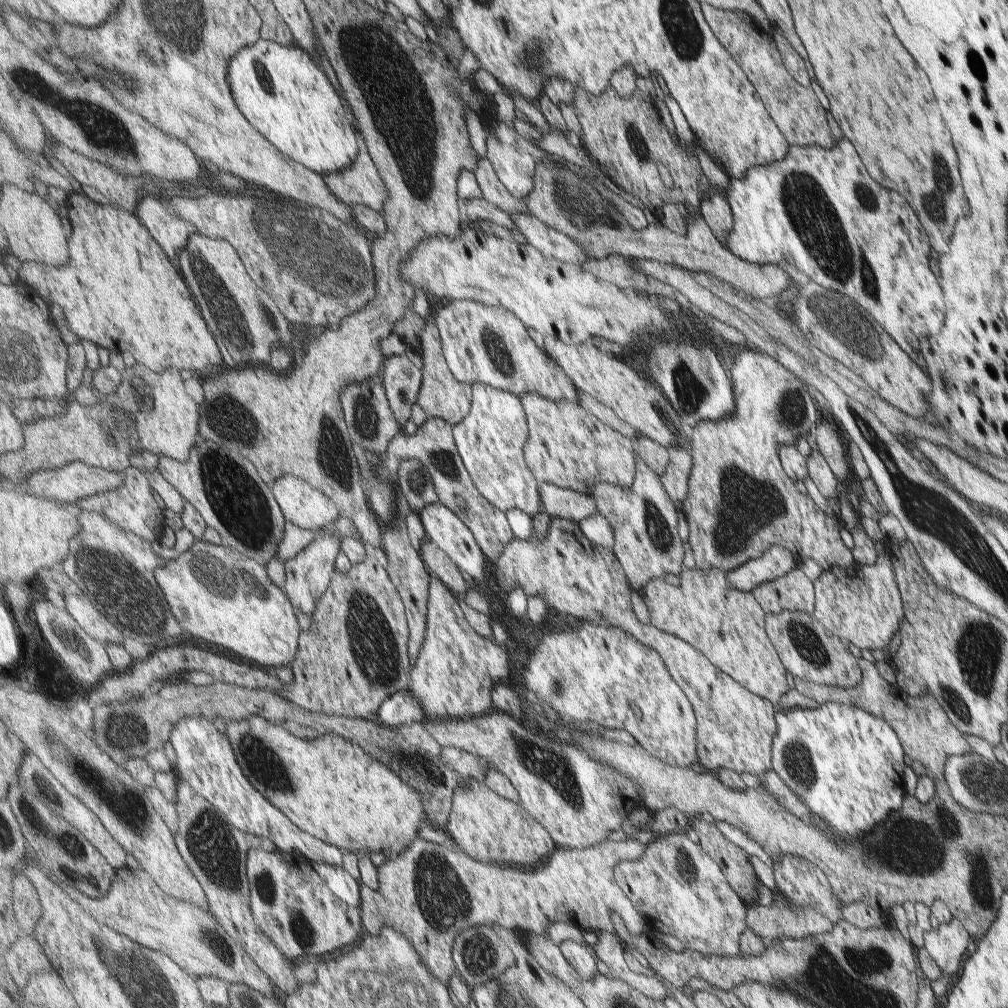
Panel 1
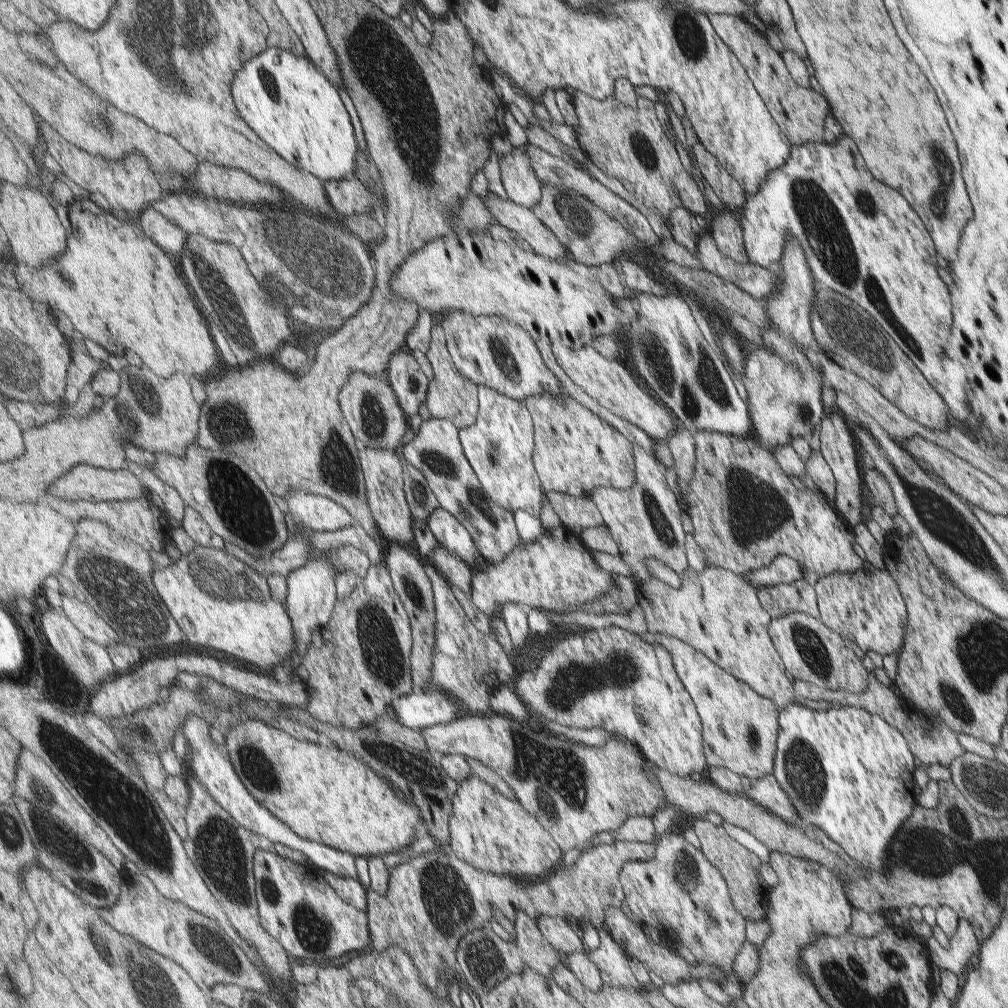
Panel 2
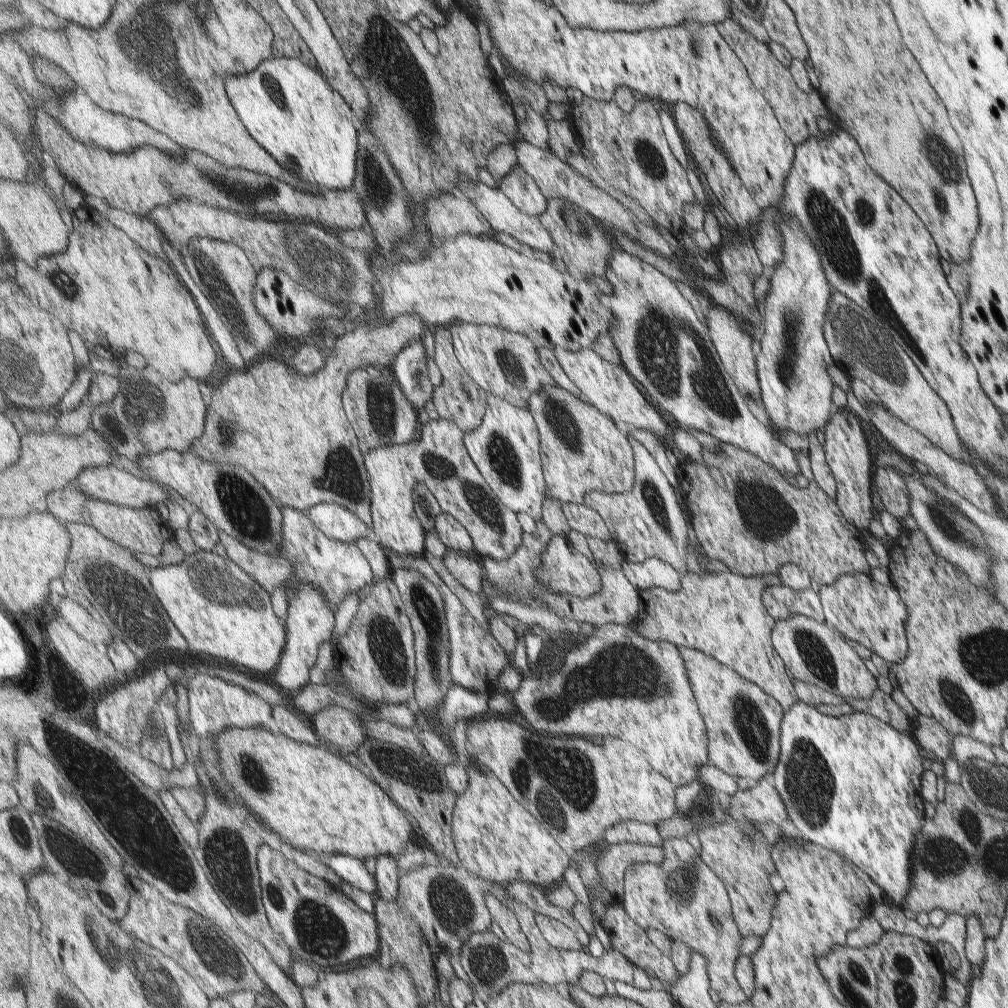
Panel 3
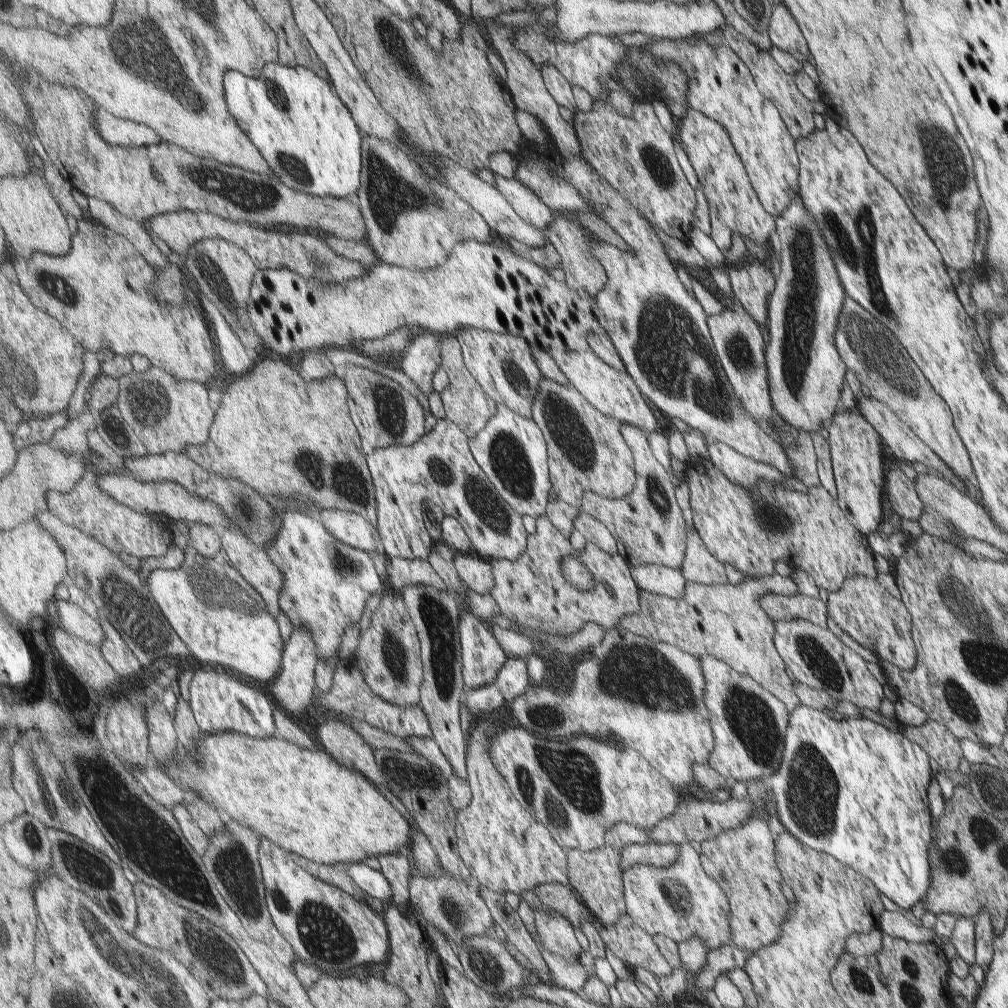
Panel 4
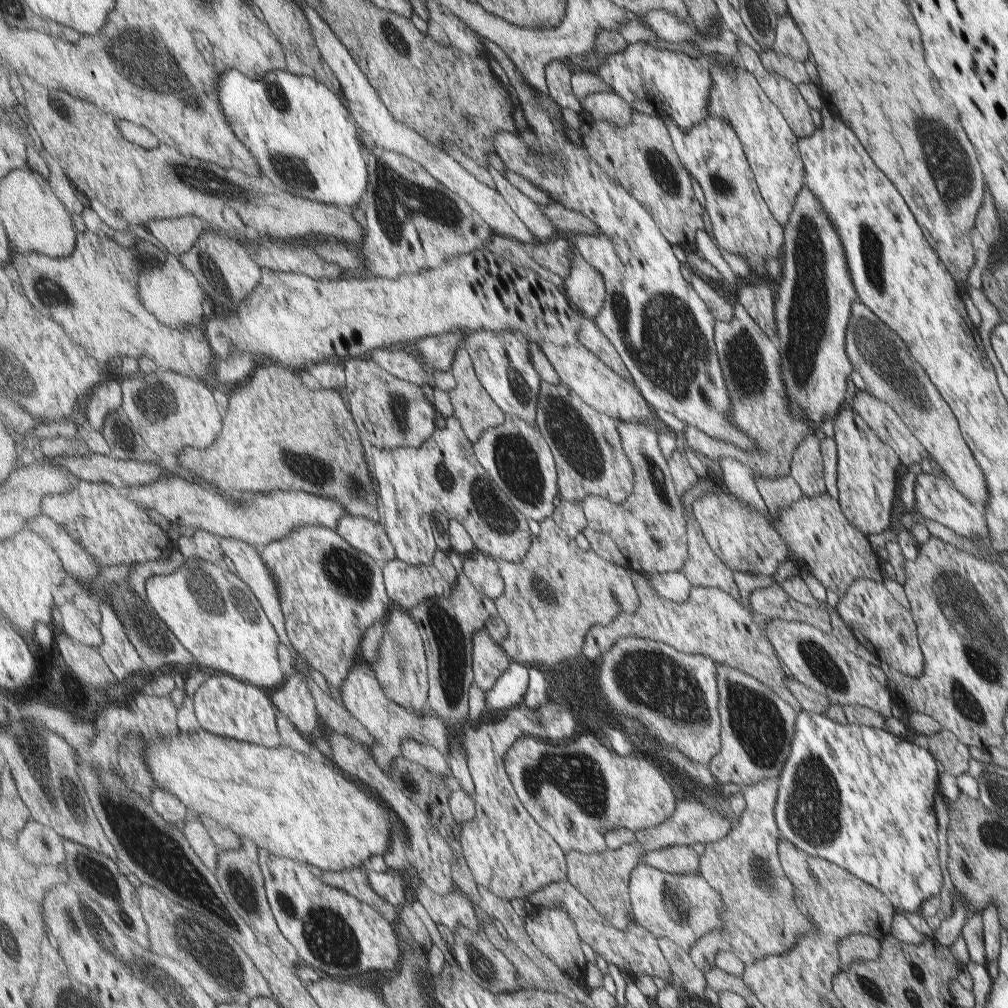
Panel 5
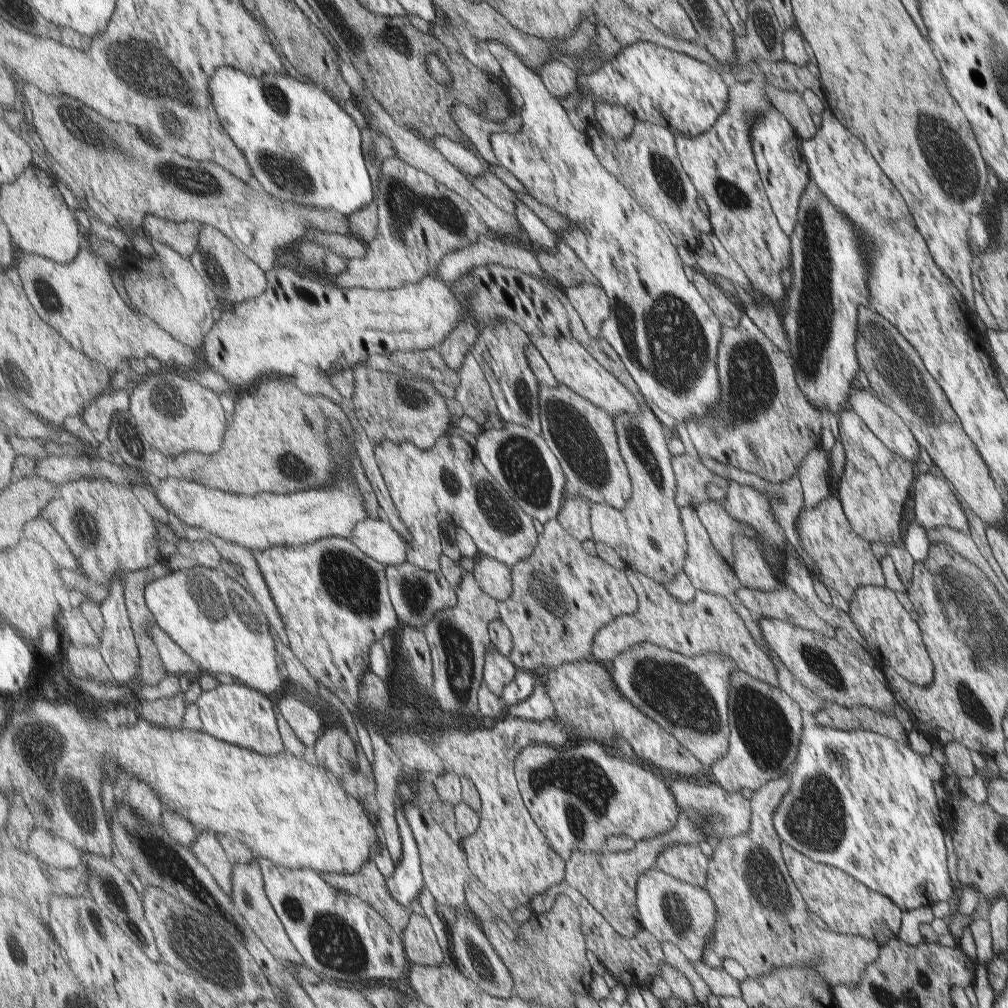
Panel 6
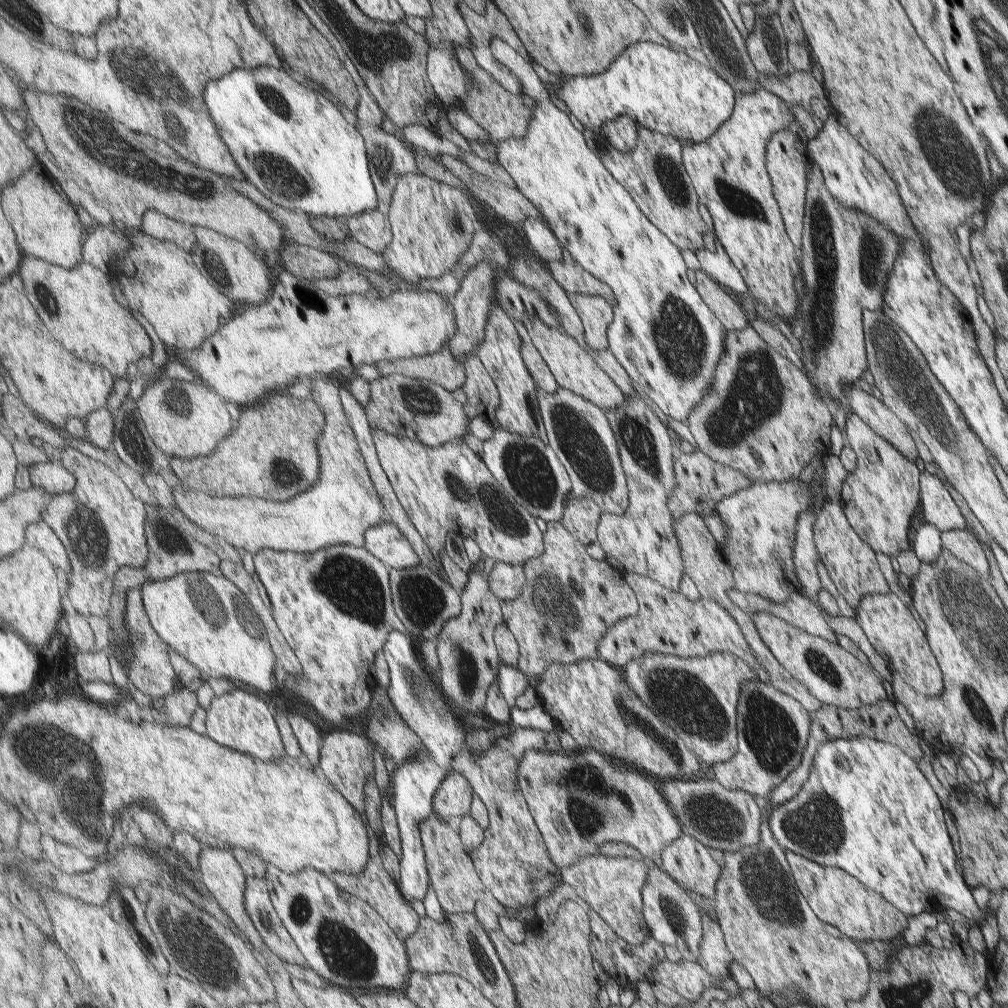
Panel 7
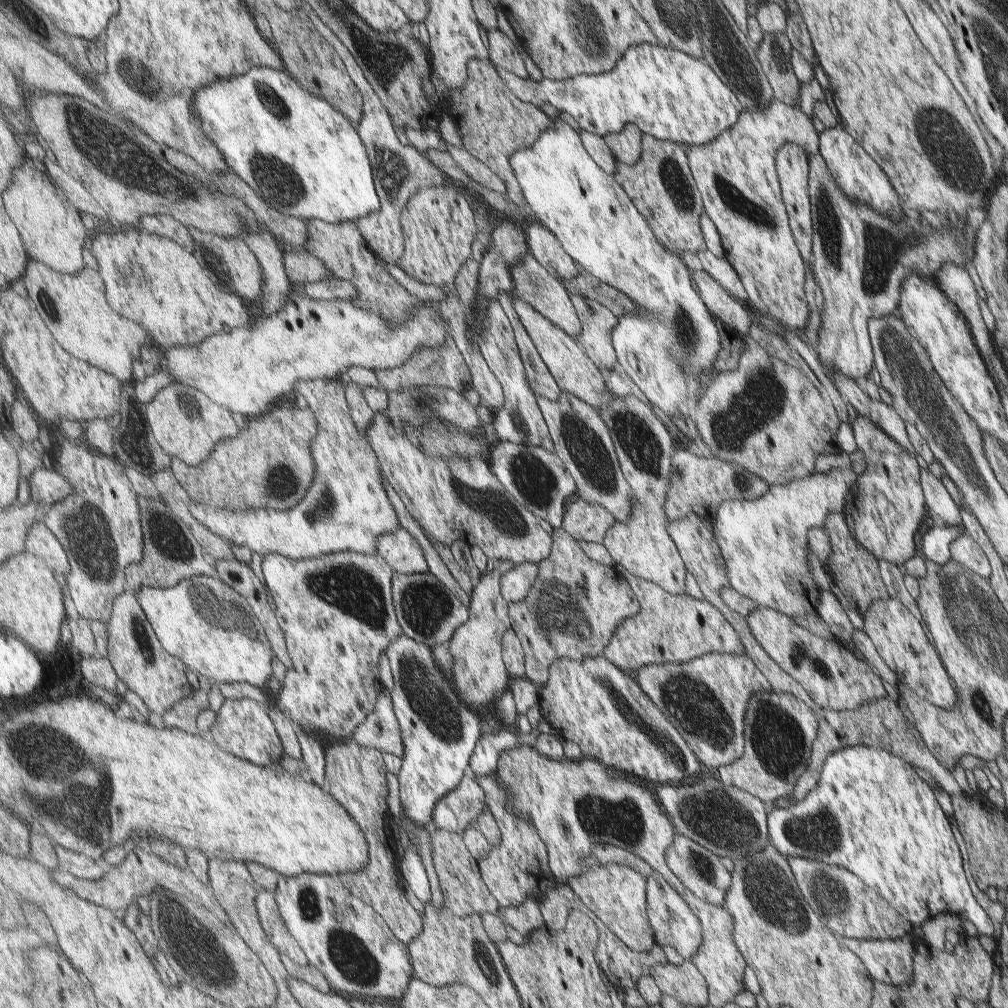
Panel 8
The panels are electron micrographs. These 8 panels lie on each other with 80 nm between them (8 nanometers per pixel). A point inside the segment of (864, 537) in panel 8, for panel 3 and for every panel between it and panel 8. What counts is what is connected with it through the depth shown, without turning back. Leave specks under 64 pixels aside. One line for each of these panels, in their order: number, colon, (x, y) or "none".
3: (845, 450)
4: (855, 455)
5: (865, 472)
6: (875, 482)
7: (878, 497)

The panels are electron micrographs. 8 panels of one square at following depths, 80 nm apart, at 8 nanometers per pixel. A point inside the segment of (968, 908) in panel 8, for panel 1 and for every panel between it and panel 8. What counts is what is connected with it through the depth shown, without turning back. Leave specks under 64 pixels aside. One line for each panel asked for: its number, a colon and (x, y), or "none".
1: (844, 764)
2: (847, 772)
3: (850, 784)
4: (851, 788)
5: (853, 795)
6: (857, 801)
7: (865, 808)

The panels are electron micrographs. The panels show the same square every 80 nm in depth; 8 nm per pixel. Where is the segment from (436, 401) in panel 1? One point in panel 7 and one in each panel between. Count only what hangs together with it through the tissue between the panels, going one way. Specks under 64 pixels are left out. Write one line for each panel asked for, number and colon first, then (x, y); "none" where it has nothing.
2: (451, 396)
3: (460, 399)
4: (465, 402)
5: (472, 405)
6: (474, 394)
7: (482, 392)

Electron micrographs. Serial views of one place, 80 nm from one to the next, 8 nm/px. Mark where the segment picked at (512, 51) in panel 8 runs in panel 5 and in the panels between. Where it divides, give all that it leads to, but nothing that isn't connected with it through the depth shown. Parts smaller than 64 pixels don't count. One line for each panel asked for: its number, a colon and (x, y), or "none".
5: (665, 335)
6: (667, 336)
7: (668, 342)

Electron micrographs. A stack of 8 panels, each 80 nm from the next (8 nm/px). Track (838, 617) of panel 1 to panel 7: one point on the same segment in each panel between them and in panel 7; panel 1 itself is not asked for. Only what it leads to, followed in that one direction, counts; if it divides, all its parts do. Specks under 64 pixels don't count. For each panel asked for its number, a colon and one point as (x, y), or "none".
2: (866, 608)
3: (858, 608)
4: (865, 611)
5: (880, 624)
6: (881, 620)
7: (892, 631)

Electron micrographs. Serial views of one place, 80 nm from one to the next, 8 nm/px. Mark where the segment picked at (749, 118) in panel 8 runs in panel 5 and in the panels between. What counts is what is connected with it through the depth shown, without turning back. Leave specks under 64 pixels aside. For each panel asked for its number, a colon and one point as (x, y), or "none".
5: (710, 151)
6: (720, 164)
7: (728, 171)

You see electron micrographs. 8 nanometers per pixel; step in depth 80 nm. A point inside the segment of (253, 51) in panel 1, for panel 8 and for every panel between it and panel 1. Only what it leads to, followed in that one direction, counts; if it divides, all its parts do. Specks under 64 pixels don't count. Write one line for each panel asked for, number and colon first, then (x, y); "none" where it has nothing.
2: (284, 97)
3: (292, 110)
4: (294, 116)
5: (307, 142)
6: (303, 148)
7: (291, 141)
8: (302, 156)

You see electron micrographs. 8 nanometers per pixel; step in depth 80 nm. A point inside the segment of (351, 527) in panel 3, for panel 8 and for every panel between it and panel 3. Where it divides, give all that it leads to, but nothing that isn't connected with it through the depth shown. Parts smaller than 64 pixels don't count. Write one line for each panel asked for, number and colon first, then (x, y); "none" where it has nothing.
4: (350, 528)
5: (371, 538)
6: (378, 538)
7: (387, 541)
8: (401, 549)

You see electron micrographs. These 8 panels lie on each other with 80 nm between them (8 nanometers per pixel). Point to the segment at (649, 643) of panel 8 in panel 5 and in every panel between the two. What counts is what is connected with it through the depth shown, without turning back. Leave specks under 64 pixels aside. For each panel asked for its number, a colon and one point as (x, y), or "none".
5: (711, 623)
6: (707, 624)
7: (666, 622)

